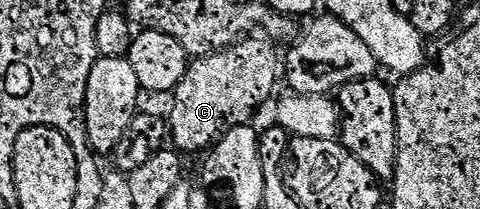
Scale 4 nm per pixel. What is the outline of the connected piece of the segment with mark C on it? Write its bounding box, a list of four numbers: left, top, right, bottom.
[169,38,281,154]

